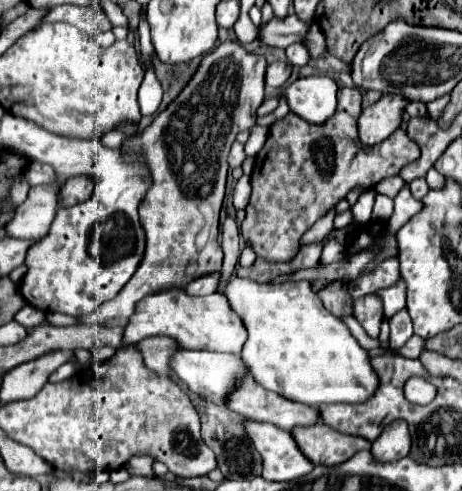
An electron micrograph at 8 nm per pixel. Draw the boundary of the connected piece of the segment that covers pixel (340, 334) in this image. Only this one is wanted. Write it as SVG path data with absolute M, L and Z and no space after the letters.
M233 277L225 287L225 295L249 331L241 357L259 385L311 407L363 403L375 395L379 377L369 353L357 343L349 329L323 307L311 289L311 281L267 285Z

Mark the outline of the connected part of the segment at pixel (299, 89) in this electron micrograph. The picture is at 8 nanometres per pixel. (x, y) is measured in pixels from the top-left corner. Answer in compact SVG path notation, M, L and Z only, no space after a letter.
M313 75L313 77L301 77L295 83L287 87L283 93L289 101L289 109L303 117L305 121L311 121L315 125L321 125L323 121L331 119L337 109L337 83L327 75Z

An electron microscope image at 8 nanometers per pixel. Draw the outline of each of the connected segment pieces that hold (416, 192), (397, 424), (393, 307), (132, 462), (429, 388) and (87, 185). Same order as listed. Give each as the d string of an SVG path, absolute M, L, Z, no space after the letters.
M417 177L415 181L411 181L411 183L409 183L409 189L411 189L411 195L413 195L415 199L421 199L421 197L425 197L425 195L427 195L429 185L427 185L425 177Z
M393 421L389 423L383 433L377 437L377 441L371 447L371 455L375 457L375 461L397 461L403 459L409 453L411 447L411 437L409 437L409 429L405 421Z
M399 281L397 285L393 287L387 287L387 289L381 289L377 291L383 299L383 307L385 307L385 317L391 319L397 311L401 311L405 307L405 283Z
M133 455L127 463L125 463L125 469L129 473L141 473L141 475L153 475L151 471L151 465L153 465L153 457L151 455Z
M411 377L405 385L405 397L415 405L427 405L435 399L435 385L423 377Z
M83 175L67 179L61 191L61 205L69 207L69 205L77 205L81 201L86 201L91 196L94 186L95 182Z

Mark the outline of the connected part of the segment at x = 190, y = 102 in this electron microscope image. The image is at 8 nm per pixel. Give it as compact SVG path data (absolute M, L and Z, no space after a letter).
M225 41L217 45L211 53L203 57L197 71L183 87L183 91L167 105L165 111L157 113L153 123L143 129L143 133L129 137L123 141L121 149L125 151L127 161L141 161L147 165L151 185L139 205L139 219L145 229L147 247L141 265L135 275L123 287L119 297L107 301L99 307L97 313L81 317L77 323L81 325L107 325L107 327L125 327L129 317L135 313L137 303L145 295L153 295L173 287L185 287L189 281L221 271L223 251L219 243L219 211L225 195L225 179L227 179L227 153L235 141L239 131L247 131L257 121L257 107L263 103L263 77L265 77L267 61L263 55L245 51L239 43Z

